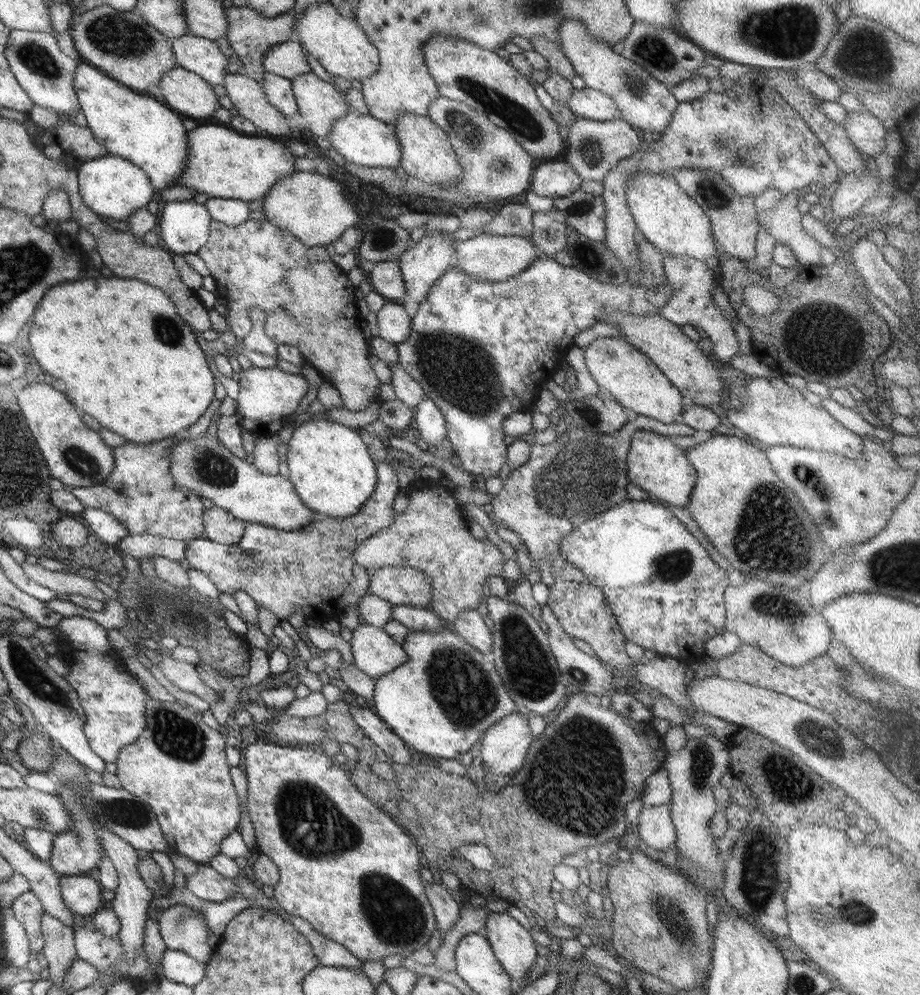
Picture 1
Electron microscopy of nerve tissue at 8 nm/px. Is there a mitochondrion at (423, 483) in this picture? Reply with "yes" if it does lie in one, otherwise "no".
no

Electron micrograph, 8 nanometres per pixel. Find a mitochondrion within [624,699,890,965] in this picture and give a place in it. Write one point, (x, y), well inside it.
(758, 877)

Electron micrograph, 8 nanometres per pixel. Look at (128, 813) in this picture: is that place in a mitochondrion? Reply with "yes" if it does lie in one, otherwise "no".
yes

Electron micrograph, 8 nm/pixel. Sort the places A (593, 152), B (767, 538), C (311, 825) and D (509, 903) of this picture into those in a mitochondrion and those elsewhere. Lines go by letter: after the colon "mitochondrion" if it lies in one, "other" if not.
A: mitochondrion
B: mitochondrion
C: mitochondrion
D: other

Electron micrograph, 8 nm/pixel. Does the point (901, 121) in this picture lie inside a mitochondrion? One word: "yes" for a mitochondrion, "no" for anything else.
no

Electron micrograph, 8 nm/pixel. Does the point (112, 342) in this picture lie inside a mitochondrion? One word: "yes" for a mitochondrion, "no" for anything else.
no

